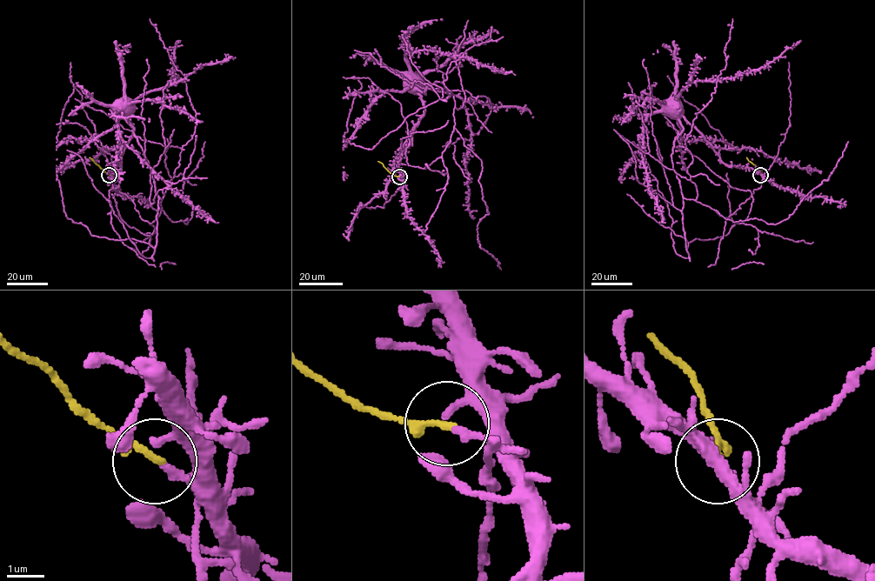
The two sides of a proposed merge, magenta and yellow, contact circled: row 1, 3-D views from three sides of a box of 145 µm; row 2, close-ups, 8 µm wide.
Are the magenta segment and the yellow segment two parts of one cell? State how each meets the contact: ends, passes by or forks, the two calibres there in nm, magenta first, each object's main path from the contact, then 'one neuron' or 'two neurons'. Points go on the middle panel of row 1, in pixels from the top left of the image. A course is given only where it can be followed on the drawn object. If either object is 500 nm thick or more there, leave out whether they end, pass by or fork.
magenta ends; yellow ends; calibres 200 and 200 nm; course magenta (399, 176), (397, 160), (410, 142), (411, 131), (424, 110), (418, 84); course yellow (398, 176), (391, 174), (377, 161); two neurons

